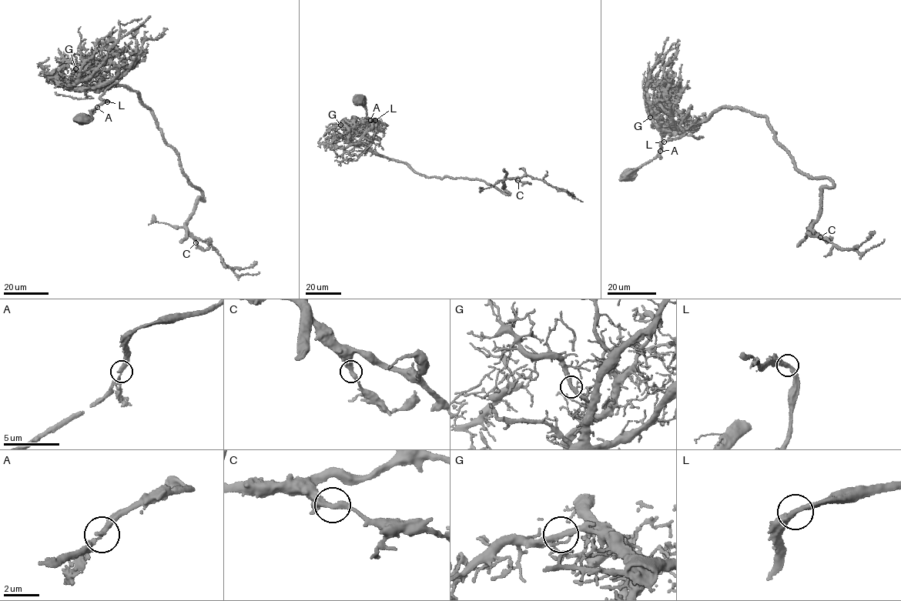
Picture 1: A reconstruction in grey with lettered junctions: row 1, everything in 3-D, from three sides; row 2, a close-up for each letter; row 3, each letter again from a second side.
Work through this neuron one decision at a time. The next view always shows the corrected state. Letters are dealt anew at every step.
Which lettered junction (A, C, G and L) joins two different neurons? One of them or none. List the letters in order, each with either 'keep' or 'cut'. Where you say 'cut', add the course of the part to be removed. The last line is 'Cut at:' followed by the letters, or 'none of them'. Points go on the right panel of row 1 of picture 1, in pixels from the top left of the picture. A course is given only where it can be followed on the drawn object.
A: keep
C: keep
G: keep
L: keep
Cut at: none of them

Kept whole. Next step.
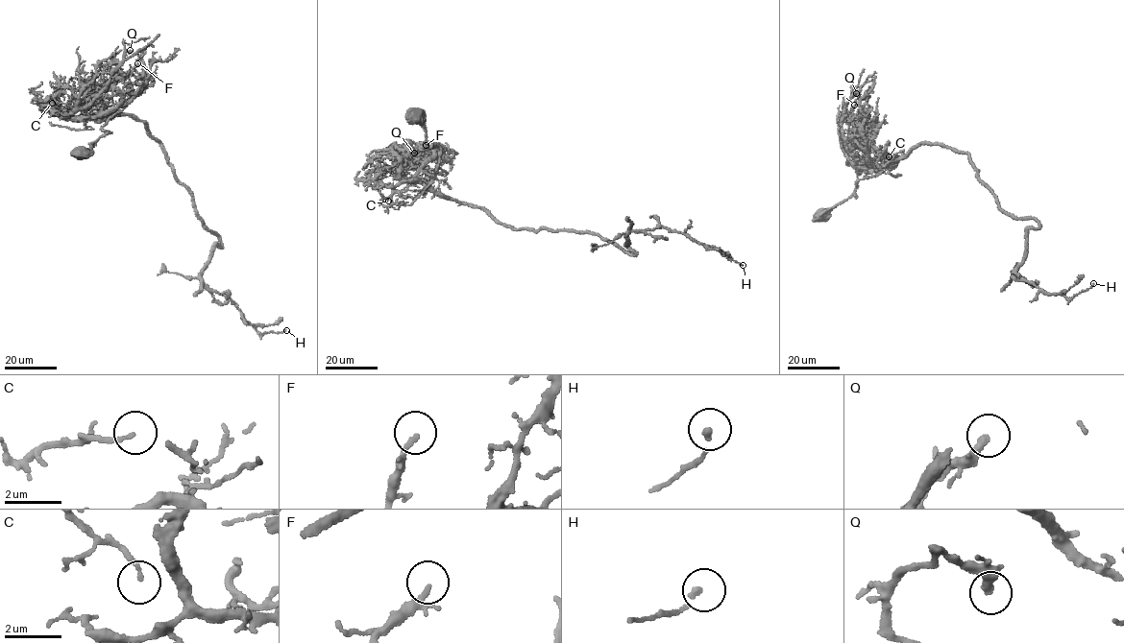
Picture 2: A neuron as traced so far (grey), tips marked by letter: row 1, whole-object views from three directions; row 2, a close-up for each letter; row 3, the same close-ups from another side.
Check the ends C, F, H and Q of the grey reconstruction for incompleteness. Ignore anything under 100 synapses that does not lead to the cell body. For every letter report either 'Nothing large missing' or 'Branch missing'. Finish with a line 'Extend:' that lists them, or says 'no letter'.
C: Nothing large missing
F: Nothing large missing
H: Nothing large missing
Q: Nothing large missing
Extend: no letter

